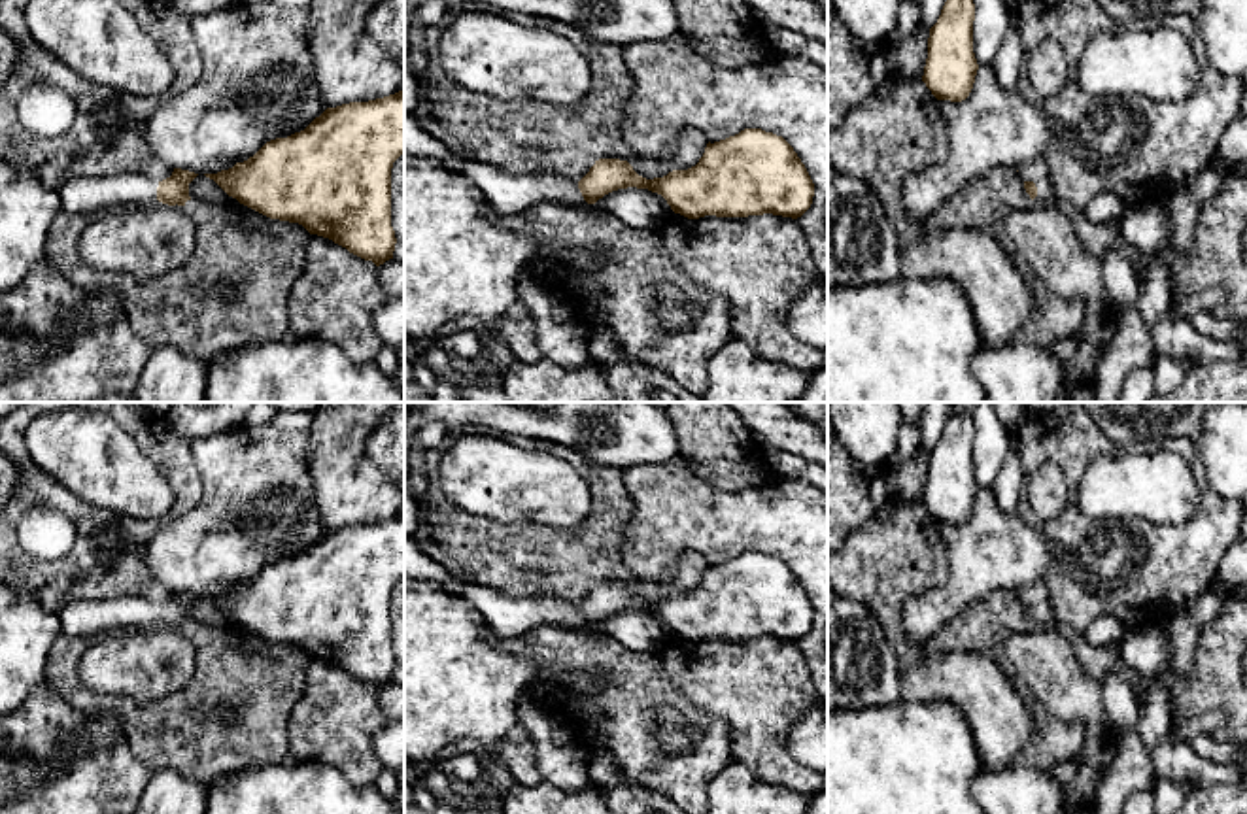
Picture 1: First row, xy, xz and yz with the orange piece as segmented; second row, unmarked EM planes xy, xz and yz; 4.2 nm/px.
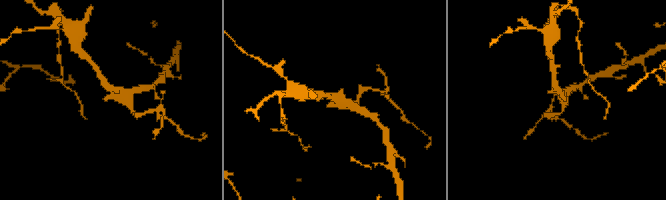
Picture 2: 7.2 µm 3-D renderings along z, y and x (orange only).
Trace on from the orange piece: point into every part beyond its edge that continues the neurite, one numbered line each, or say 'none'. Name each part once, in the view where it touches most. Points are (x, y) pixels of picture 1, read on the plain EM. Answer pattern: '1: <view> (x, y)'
1: xy (91, 618)

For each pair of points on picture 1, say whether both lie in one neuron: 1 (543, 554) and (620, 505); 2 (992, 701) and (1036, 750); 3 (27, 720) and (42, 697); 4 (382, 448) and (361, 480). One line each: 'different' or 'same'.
1: same
2: different
3: same
4: different

